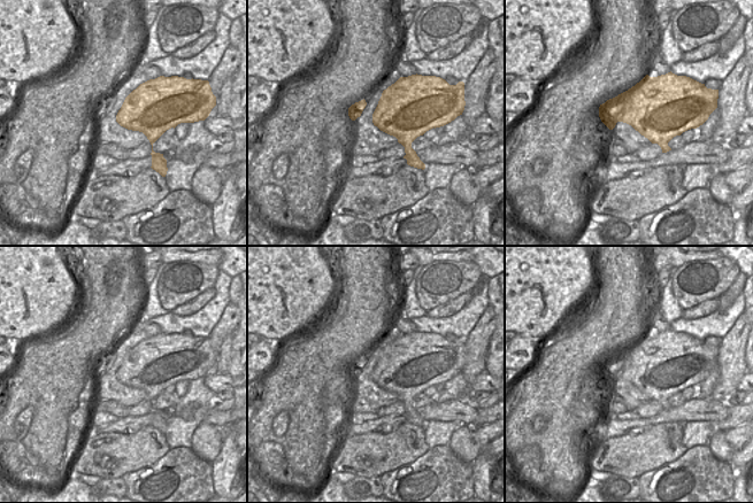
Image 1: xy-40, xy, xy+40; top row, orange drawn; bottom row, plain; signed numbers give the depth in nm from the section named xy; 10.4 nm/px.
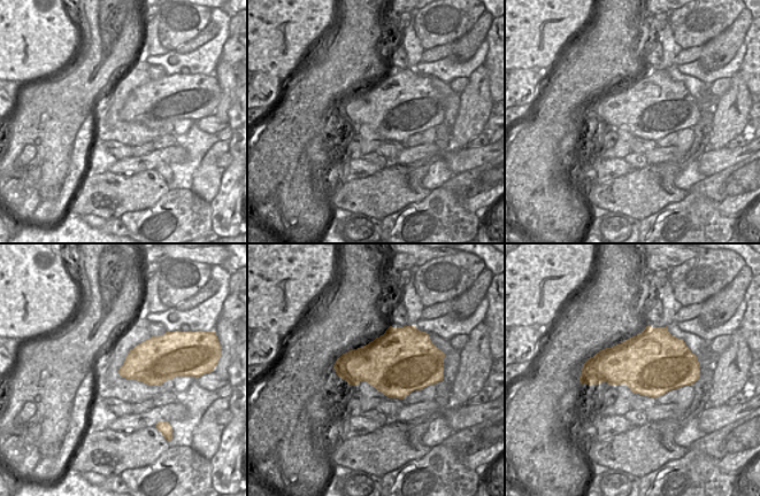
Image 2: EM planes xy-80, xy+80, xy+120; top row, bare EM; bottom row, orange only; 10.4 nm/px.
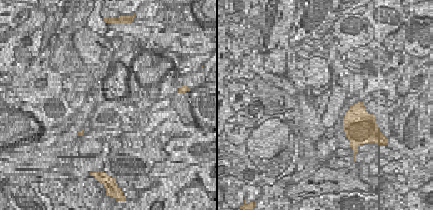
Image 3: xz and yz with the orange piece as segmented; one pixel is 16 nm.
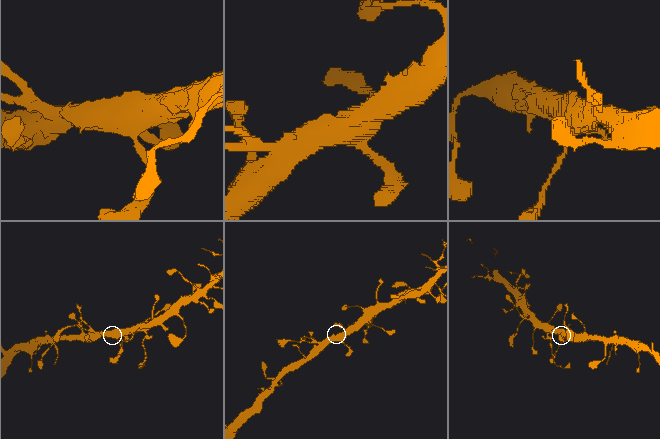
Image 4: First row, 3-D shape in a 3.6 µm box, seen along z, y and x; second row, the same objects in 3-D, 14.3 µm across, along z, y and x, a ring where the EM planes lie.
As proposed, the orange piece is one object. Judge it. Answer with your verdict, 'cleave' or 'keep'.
keep

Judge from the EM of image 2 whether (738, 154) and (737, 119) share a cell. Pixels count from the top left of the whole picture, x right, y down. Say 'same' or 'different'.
different

